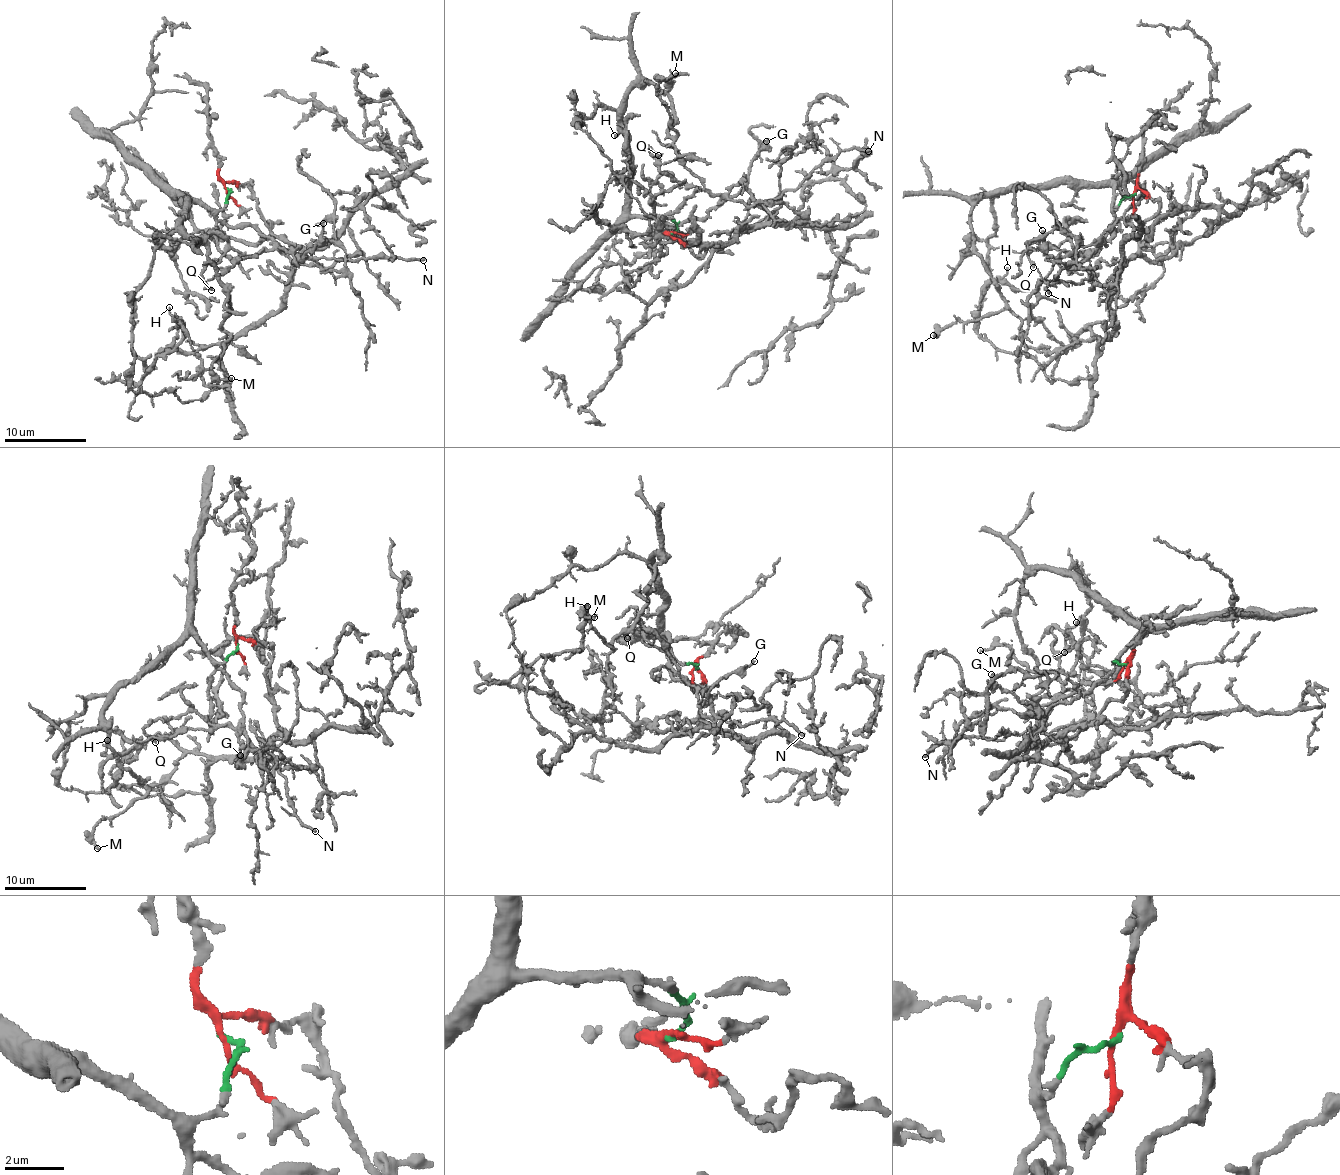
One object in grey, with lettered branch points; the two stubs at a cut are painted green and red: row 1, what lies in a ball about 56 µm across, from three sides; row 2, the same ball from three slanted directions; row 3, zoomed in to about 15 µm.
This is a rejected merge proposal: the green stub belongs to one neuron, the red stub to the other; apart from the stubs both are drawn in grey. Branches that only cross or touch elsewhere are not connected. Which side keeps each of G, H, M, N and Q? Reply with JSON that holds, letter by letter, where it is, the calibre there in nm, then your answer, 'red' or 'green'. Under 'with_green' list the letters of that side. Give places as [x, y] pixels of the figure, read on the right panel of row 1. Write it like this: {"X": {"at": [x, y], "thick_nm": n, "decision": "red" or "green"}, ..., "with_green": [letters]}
{"G": {"at": [1042, 230], "thick_nm": 170, "decision": "green"}, "H": {"at": [1007, 267], "thick_nm": 140, "decision": "red"}, "M": {"at": [933, 335], "thick_nm": 190, "decision": "green"}, "N": {"at": [1048, 293], "thick_nm": 240, "decision": "green"}, "Q": {"at": [1033, 267], "thick_nm": 320, "decision": "red"}, "with_green": ["G", "M", "N"]}

